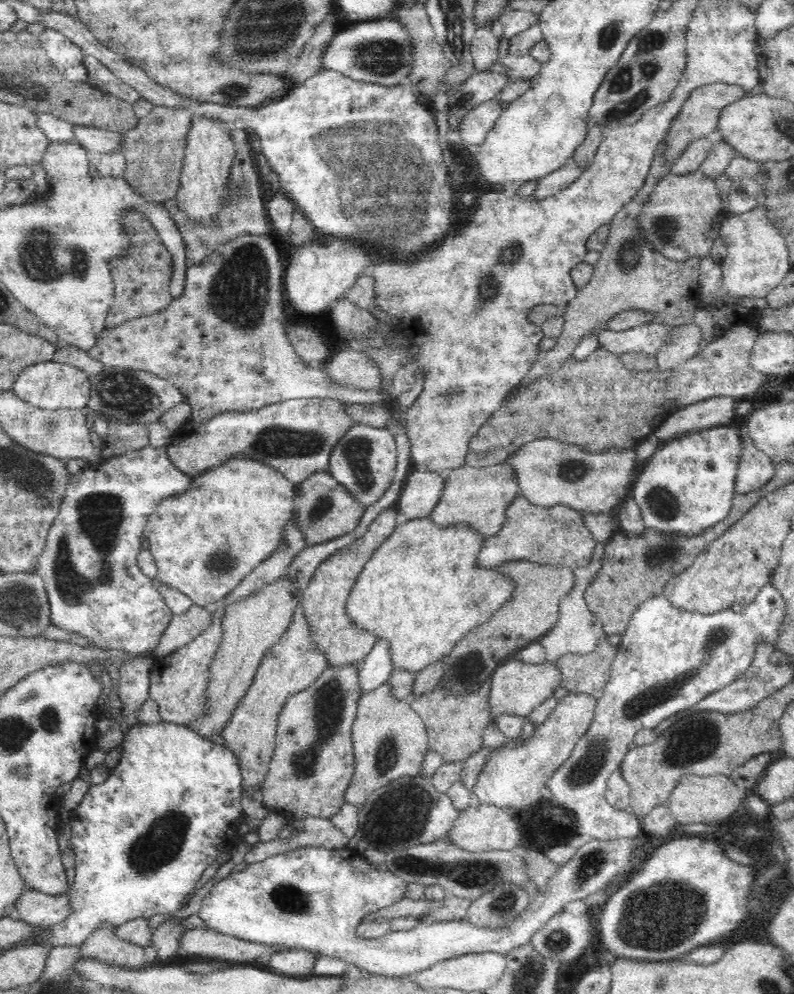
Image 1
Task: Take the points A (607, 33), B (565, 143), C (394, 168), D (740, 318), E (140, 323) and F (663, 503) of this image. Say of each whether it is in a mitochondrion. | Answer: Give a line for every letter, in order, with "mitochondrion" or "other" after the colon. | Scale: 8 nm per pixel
A: mitochondrion
B: other
C: mitochondrion
D: other
E: other
F: mitochondrion

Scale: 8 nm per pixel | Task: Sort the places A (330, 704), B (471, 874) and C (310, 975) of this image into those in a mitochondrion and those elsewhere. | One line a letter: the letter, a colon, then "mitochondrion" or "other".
A: mitochondrion
B: mitochondrion
C: other

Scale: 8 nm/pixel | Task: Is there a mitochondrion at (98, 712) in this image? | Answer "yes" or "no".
no

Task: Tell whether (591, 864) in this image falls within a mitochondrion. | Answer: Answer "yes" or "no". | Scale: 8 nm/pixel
yes

